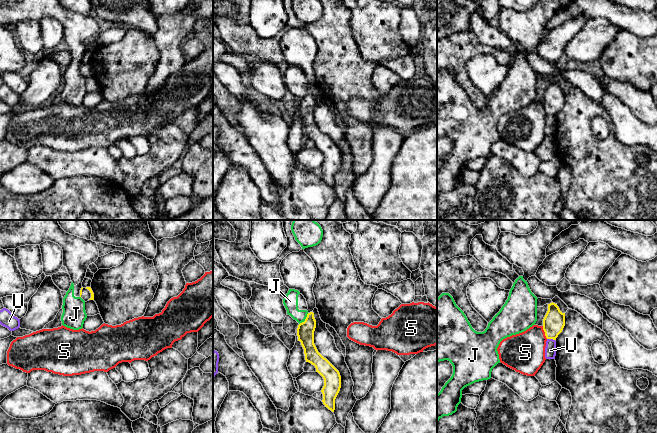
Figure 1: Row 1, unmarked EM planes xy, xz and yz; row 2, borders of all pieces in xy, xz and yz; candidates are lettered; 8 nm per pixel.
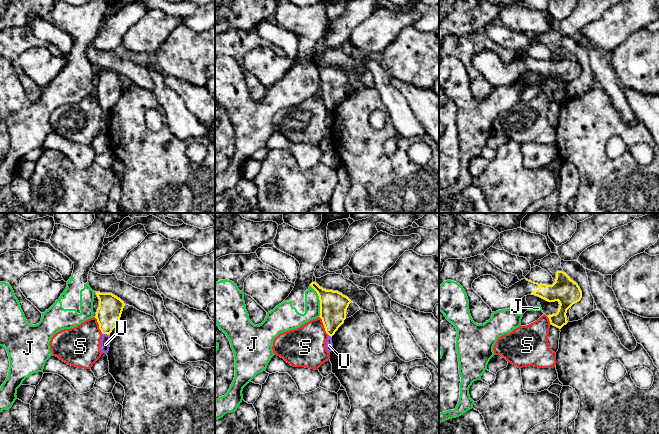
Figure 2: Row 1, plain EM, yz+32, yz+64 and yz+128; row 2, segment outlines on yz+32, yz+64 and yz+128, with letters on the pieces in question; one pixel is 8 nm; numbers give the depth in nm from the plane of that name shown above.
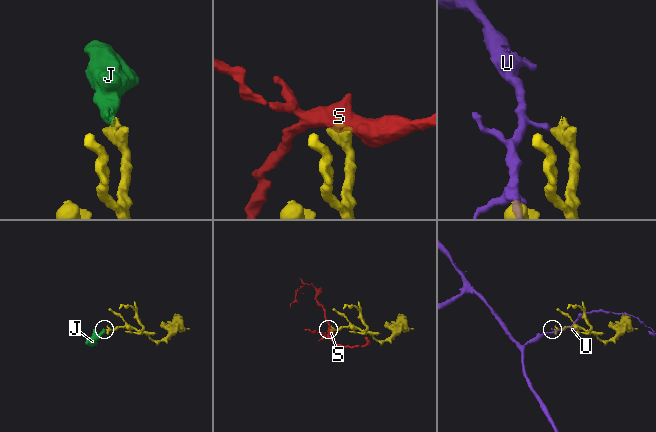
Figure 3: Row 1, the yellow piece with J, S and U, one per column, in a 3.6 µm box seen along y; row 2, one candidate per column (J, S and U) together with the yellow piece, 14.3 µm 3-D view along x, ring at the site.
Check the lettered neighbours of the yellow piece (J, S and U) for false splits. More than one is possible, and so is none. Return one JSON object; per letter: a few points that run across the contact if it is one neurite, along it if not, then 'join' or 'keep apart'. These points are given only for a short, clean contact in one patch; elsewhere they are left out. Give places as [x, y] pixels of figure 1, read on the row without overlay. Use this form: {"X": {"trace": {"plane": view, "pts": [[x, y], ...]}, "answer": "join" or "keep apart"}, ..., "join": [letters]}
{"J": {"trace": {"plane": "xz", "pts": [[308, 89], [306, 94], [299, 100]]}, "answer": "keep apart"}, "S": {"trace": {"plane": "yz", "pts": [[542, 102], [547, 114]]}, "answer": "keep apart"}, "U": {"answer": "keep apart"}, "join": []}

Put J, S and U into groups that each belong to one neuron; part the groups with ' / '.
J / S / U

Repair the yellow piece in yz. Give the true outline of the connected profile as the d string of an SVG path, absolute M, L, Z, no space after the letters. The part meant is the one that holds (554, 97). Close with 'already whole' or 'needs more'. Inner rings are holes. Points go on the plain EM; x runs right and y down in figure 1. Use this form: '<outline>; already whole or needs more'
M555 79L548 80L548 87L543 95L543 106L547 115L556 116L565 102L565 89Z; already whole

